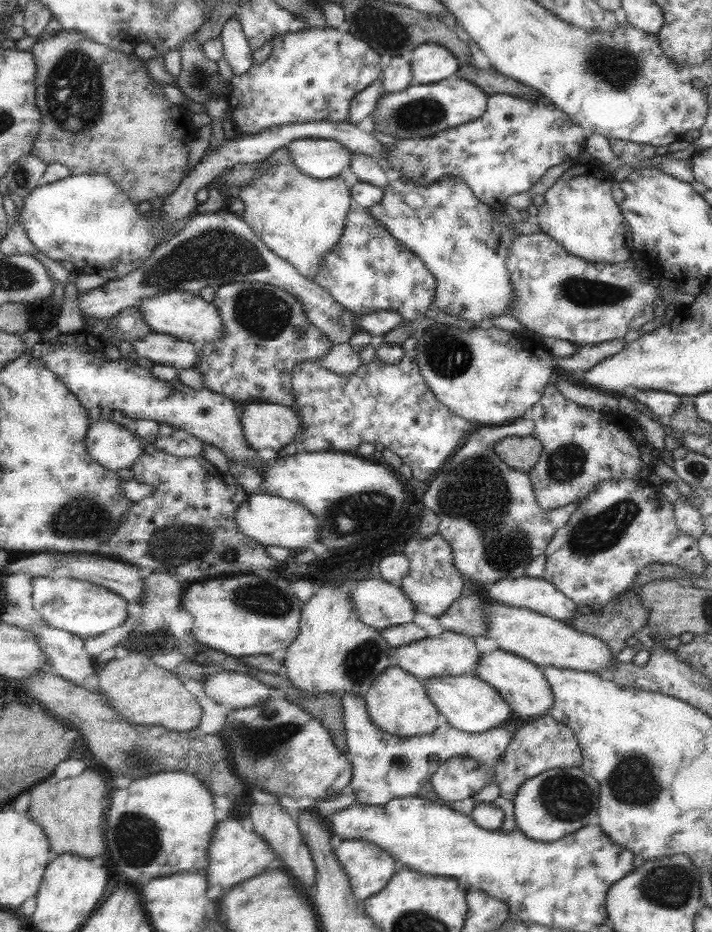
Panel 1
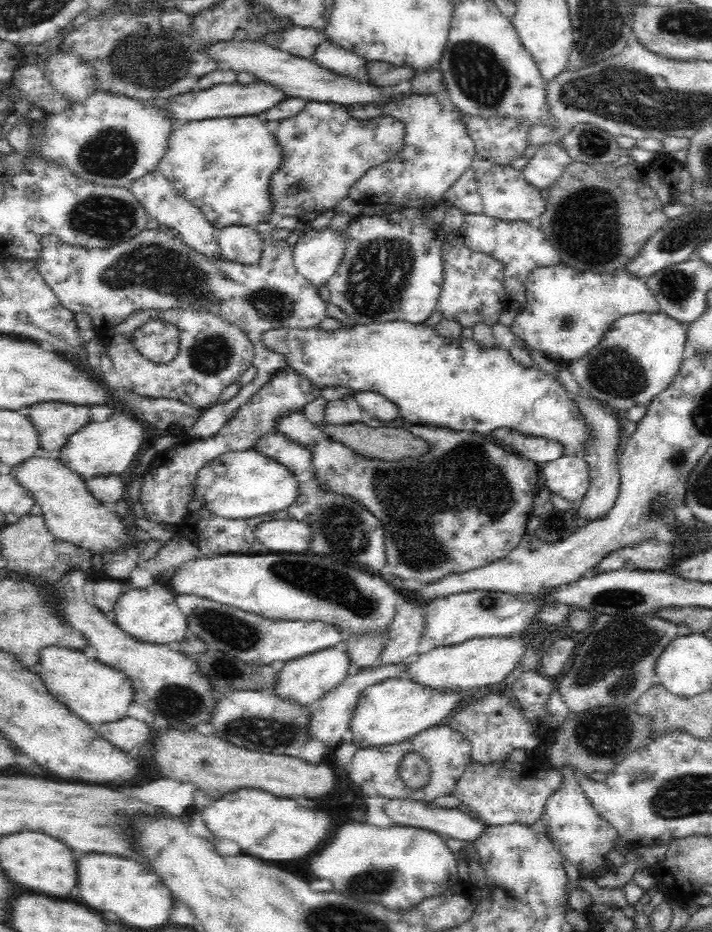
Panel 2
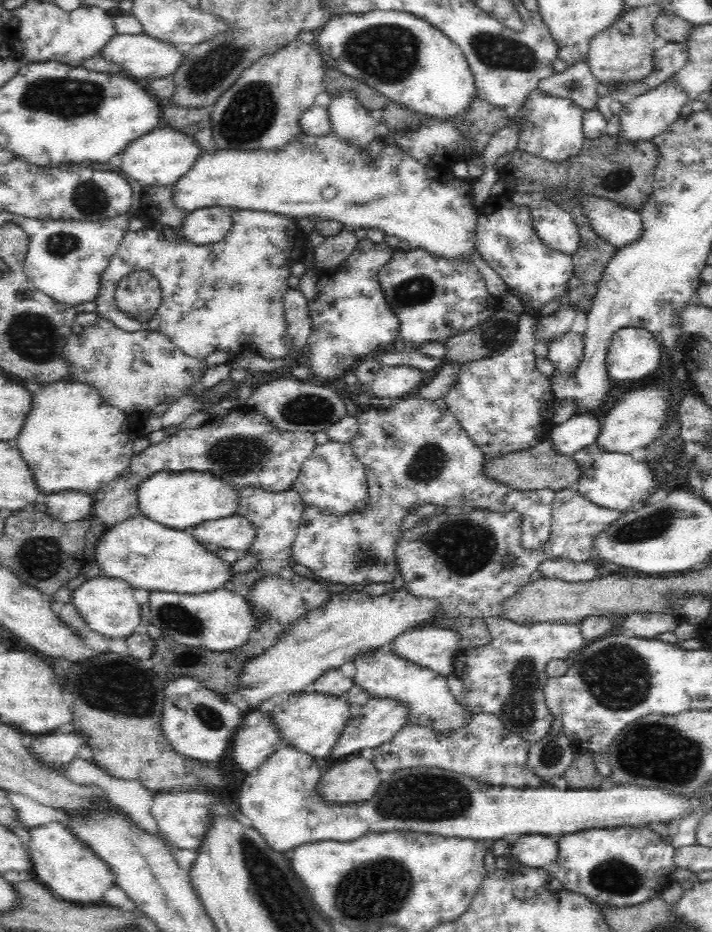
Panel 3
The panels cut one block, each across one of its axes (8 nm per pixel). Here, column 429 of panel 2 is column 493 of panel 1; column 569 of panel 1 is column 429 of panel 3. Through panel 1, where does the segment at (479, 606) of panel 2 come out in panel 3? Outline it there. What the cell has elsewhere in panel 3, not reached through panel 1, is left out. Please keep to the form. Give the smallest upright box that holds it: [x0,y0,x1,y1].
[390,624,458,678]

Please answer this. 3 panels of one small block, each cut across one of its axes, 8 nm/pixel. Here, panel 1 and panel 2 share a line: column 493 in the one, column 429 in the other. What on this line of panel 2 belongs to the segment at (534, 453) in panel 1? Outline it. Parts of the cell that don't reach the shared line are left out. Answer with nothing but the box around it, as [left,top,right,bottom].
[324,424,430,462]

